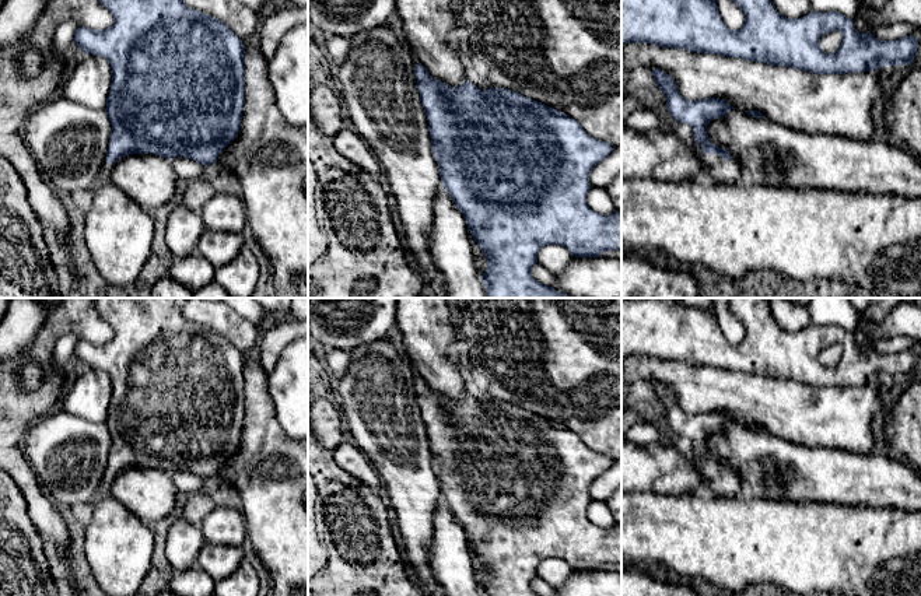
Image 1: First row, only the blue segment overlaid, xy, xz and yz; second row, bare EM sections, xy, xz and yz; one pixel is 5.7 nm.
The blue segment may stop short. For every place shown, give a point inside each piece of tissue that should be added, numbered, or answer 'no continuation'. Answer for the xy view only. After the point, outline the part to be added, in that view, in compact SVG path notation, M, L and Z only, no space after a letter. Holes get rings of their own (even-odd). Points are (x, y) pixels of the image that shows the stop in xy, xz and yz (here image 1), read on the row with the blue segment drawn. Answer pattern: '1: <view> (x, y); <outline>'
1: xy (107, 168); M105 162L102 165L102 169L101 169L101 173L99 173L99 178L98 178L98 182L95 186L101 185L102 182L108 180L109 179L109 173L112 171L112 165L109 165L108 162Z

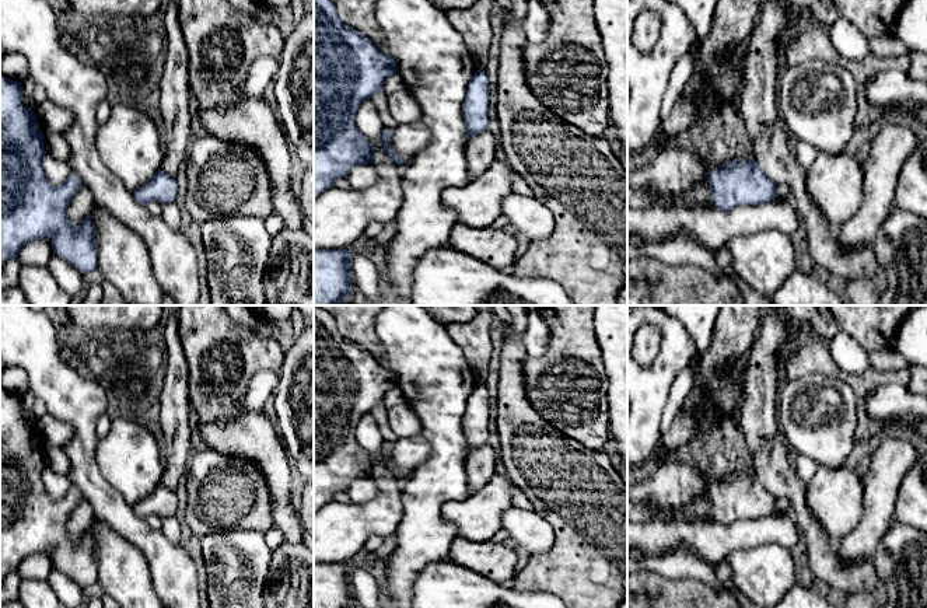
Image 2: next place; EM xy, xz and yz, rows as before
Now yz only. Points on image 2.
no continuation

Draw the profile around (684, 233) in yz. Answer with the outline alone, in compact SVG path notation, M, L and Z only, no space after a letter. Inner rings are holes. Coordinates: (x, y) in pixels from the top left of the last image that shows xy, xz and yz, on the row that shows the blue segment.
M686 227L681 228L676 235L665 235L665 237L662 238L662 242L664 242L664 241L672 241L672 240L675 240L675 238L686 238L686 240L693 241L695 244L699 244L699 245L704 247L704 245L700 242L697 234L696 234L695 231L686 228Z

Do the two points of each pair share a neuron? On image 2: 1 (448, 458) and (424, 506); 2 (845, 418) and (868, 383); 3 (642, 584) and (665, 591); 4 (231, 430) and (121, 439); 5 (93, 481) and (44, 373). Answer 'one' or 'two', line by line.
1: one
2: two
3: one
4: two
5: one

